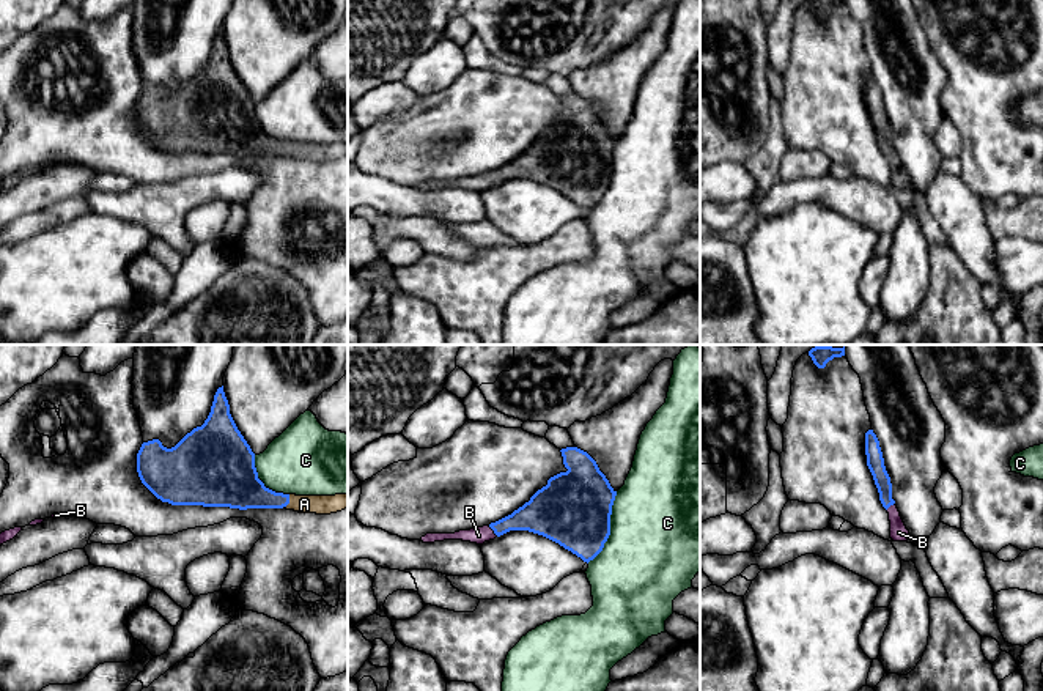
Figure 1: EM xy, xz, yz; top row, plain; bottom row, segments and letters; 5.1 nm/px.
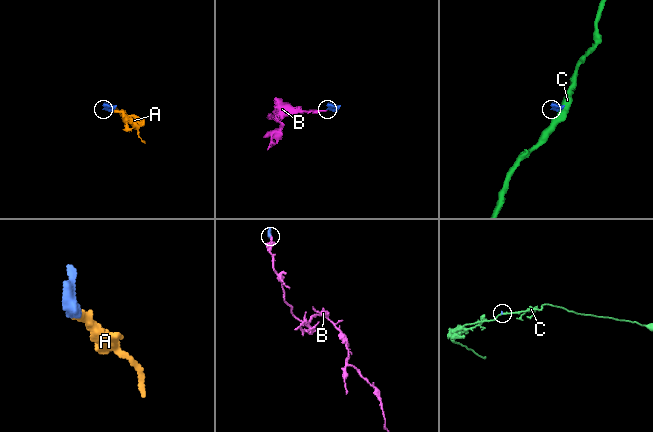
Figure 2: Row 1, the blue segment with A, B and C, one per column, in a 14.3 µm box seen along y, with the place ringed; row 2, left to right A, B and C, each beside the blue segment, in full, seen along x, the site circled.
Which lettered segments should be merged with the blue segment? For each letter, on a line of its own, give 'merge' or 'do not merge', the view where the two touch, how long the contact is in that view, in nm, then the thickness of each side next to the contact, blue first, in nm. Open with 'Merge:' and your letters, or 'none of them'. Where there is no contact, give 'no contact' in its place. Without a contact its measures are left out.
Merge: A, B
A: merge; meets blue in xy; contact 80 nm long; 200 nm thick on the blue side, 100 nm on the other
B: merge; meets blue in xz; contact 80 nm long; 180 nm thick on the blue side, 90 nm on the other
C: do not merge; meets blue in xz; contact 400 nm long; 380 nm thick on the blue side, 500 nm on the other

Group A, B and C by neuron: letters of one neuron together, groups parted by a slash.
A B / C

